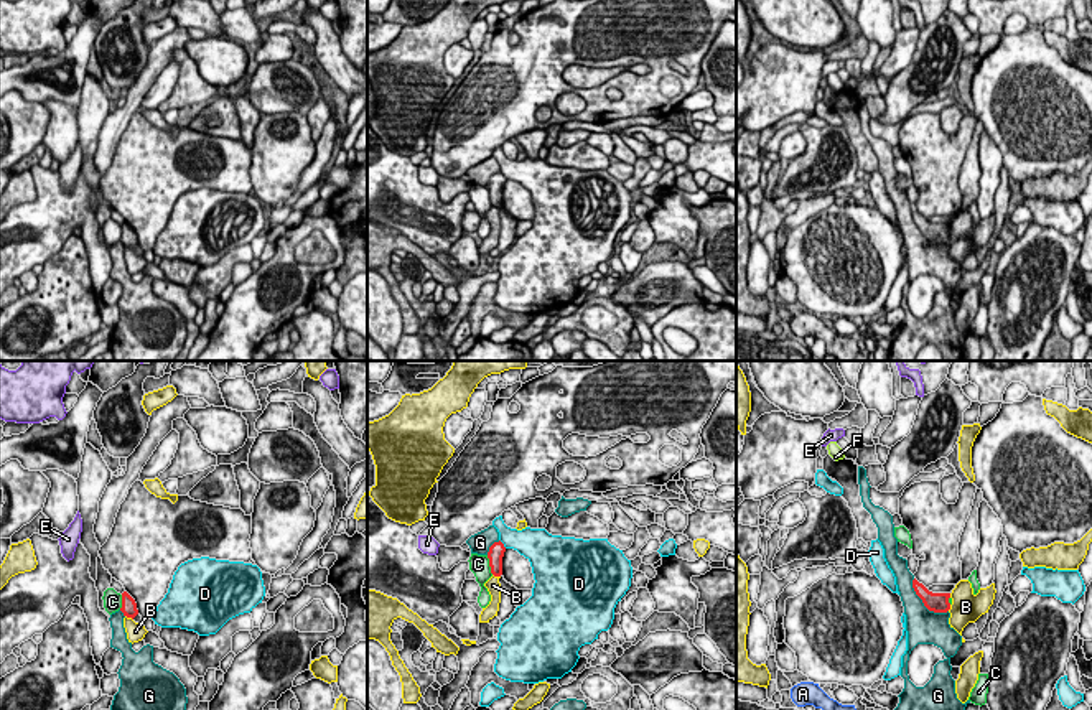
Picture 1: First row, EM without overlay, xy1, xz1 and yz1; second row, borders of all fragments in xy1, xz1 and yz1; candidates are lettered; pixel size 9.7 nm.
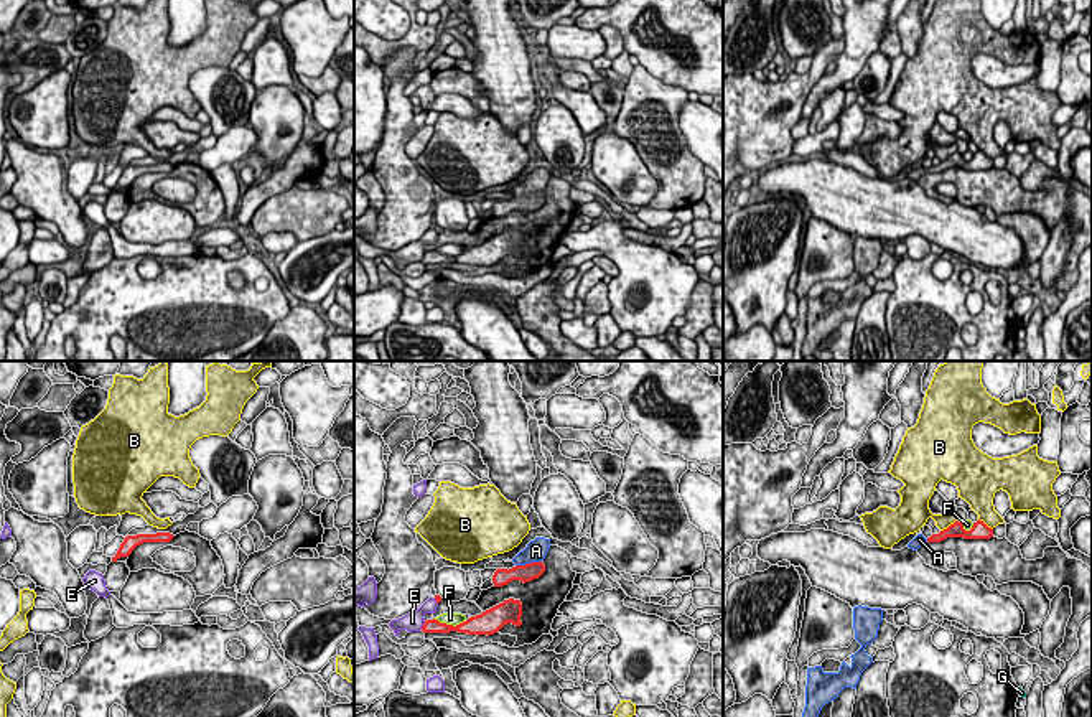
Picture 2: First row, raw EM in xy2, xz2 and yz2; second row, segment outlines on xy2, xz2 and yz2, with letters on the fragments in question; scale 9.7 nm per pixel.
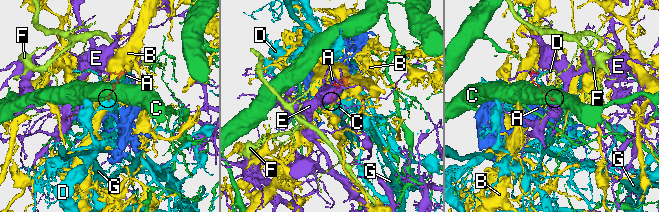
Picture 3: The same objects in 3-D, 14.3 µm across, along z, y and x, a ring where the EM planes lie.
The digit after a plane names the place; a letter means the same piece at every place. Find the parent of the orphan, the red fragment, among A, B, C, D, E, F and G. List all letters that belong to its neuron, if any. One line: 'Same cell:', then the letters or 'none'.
Same cell: A

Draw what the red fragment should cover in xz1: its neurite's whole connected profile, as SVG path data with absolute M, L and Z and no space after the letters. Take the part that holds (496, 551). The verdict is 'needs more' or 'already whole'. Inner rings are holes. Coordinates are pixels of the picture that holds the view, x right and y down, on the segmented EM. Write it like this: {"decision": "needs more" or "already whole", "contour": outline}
{"decision": "already whole", "contour": "M501 540L494 542L489 547L488 558L489 558L491 573L494 577L501 577L502 575L502 557L504 557L504 552L506 552L506 547L504 547L504 544Z"}

